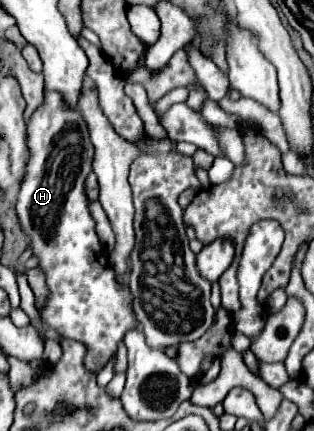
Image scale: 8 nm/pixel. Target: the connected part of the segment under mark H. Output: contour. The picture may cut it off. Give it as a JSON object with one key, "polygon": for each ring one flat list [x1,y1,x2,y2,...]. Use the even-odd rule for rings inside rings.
{"polygon":[[44,94,38,114,28,122,28,162,16,214,46,278,48,298,40,308,42,322,62,338,82,342,86,346,84,368,98,374,116,354,124,334,138,326,138,320,132,310,130,288,126,282,122,286,116,280,88,212,84,178,90,172,94,146,90,146,86,122,76,110,62,110,60,104,58,94]]}

